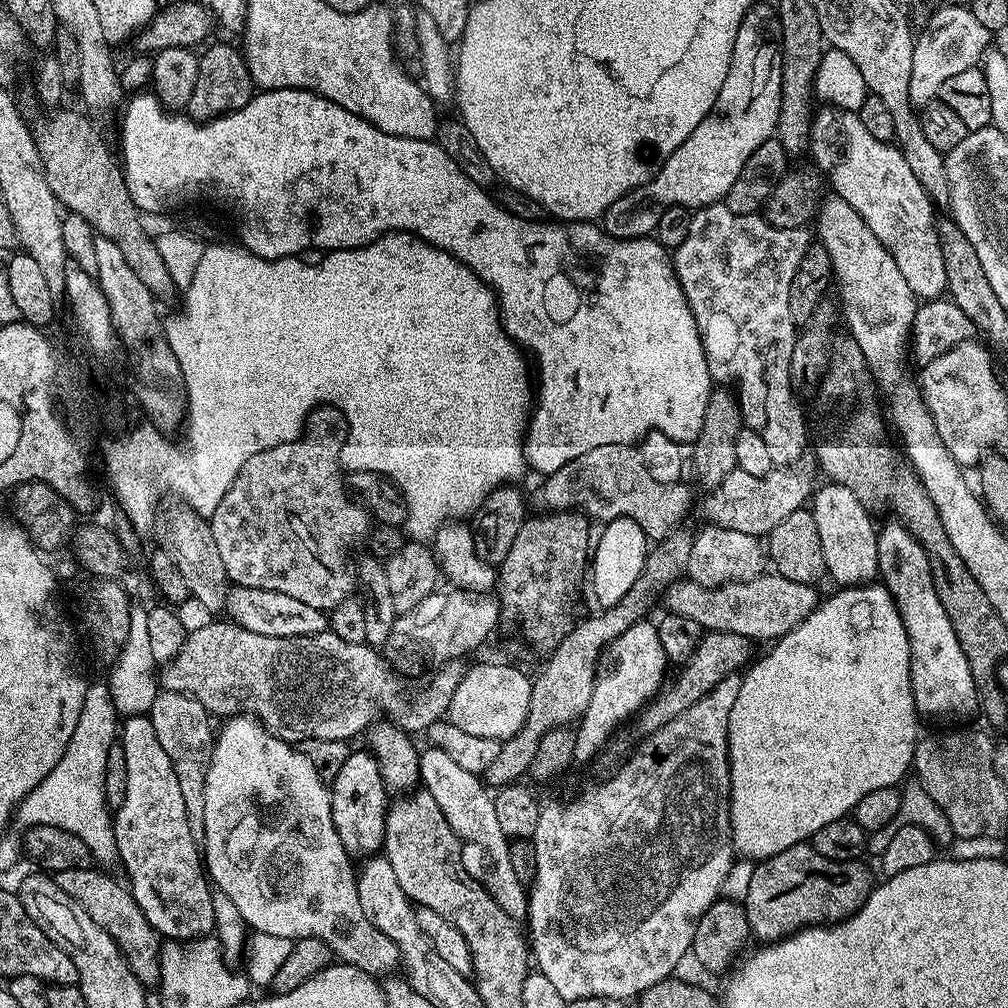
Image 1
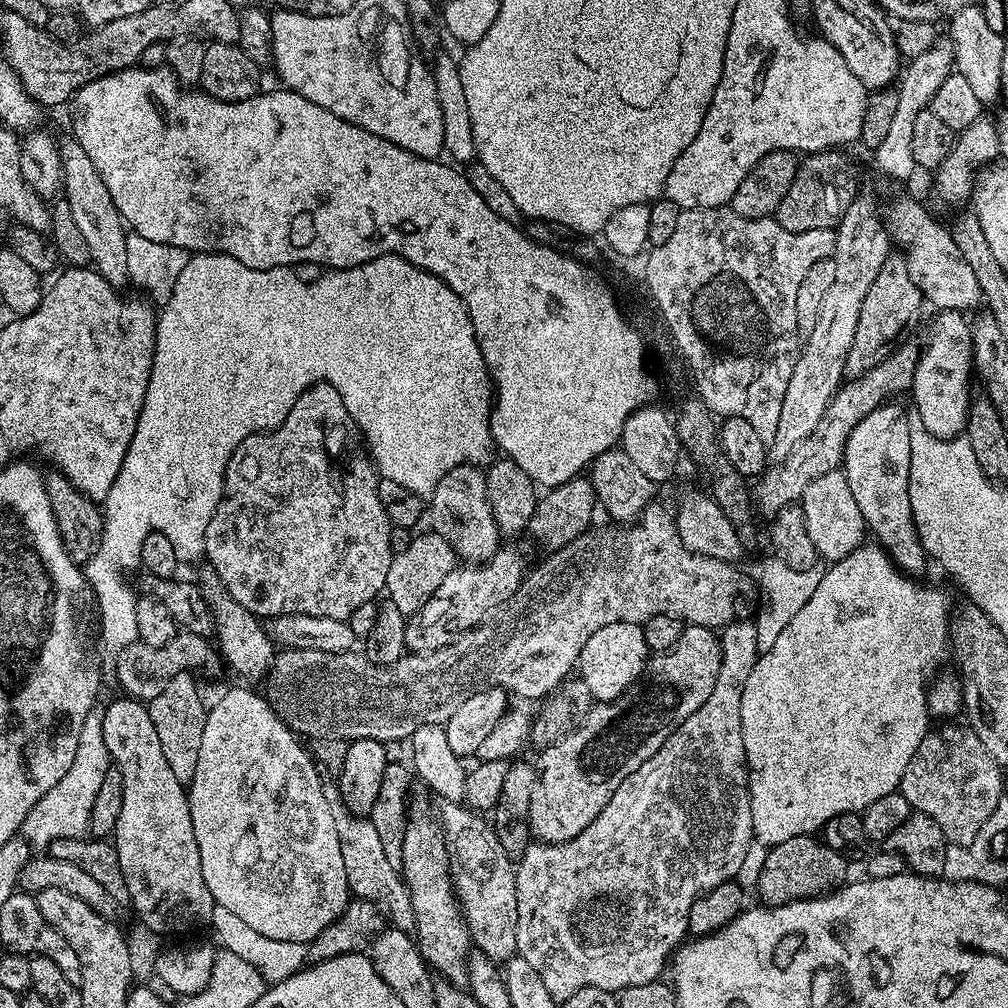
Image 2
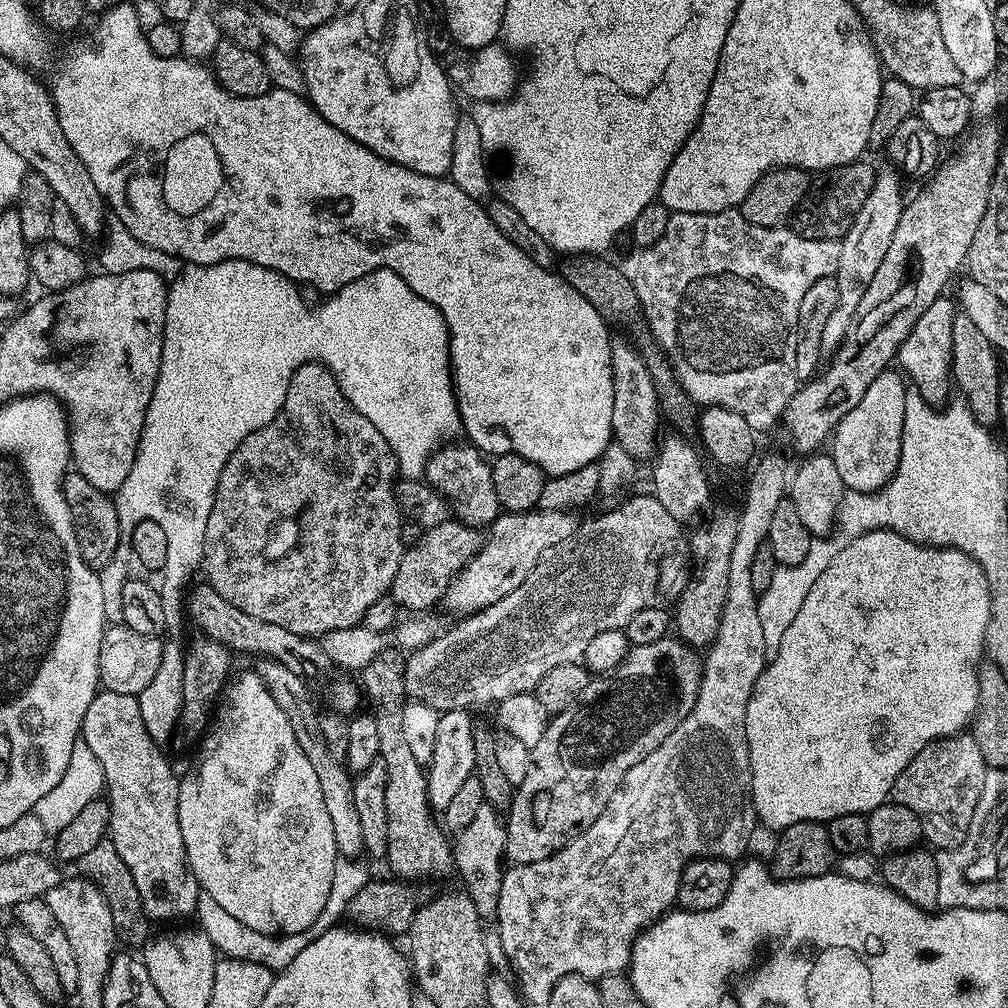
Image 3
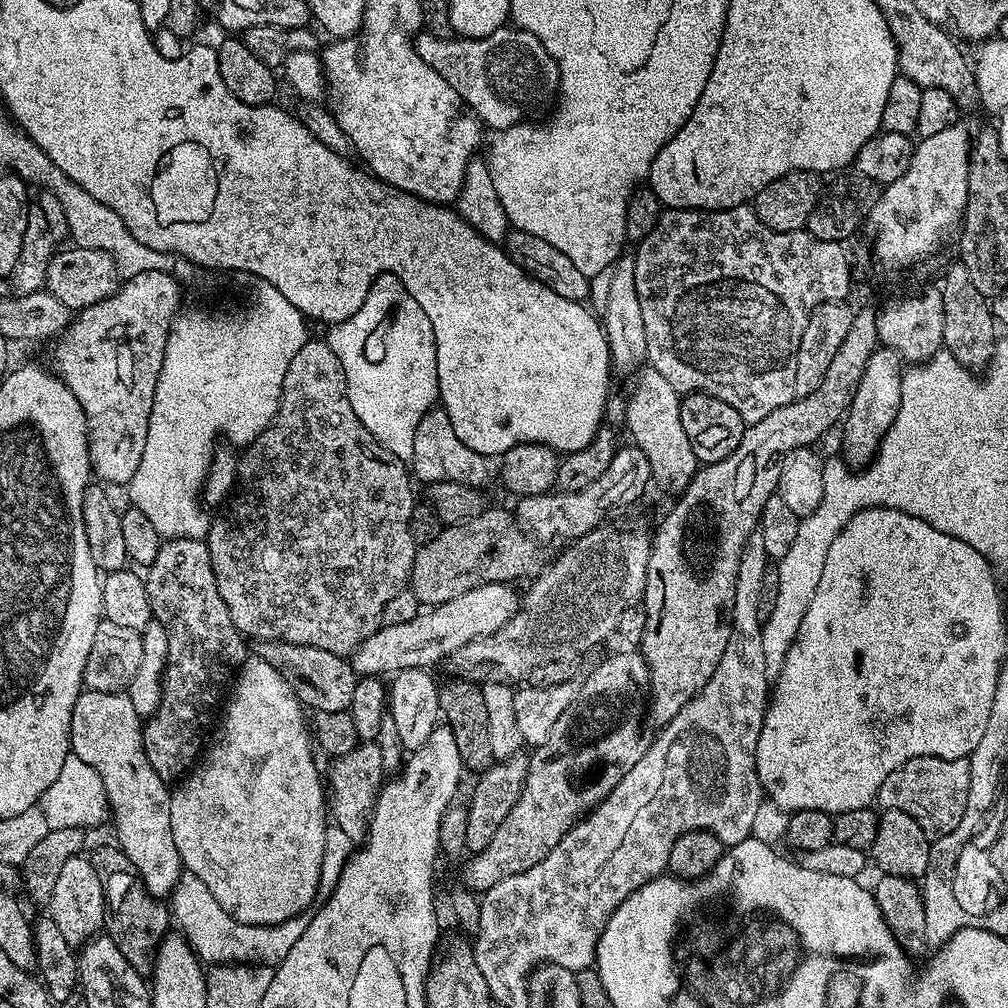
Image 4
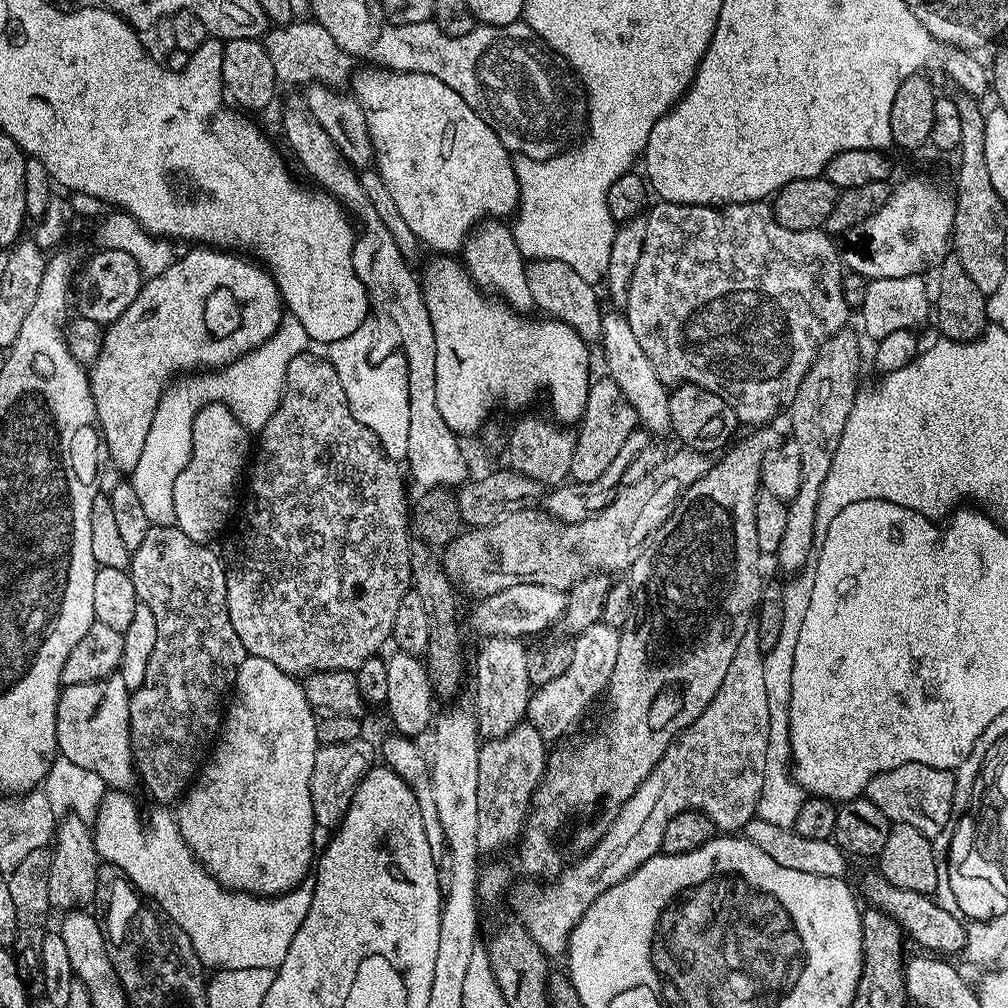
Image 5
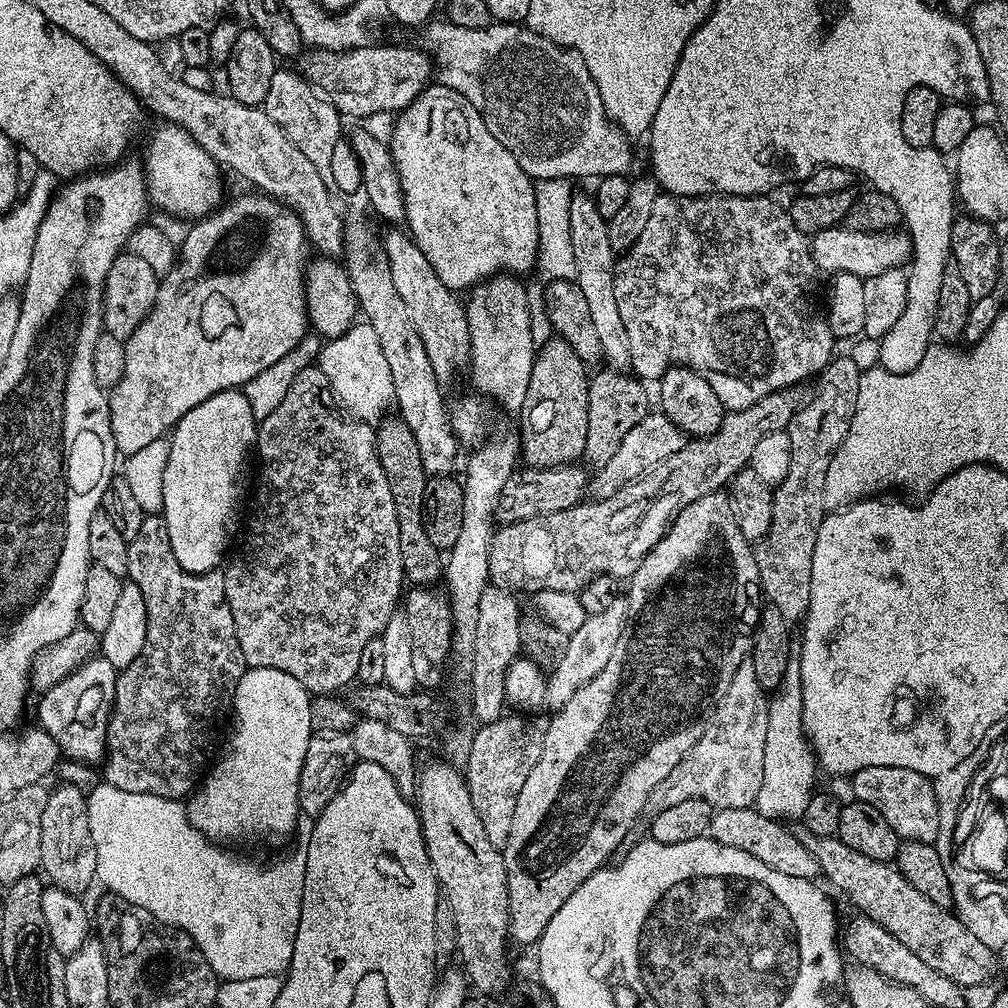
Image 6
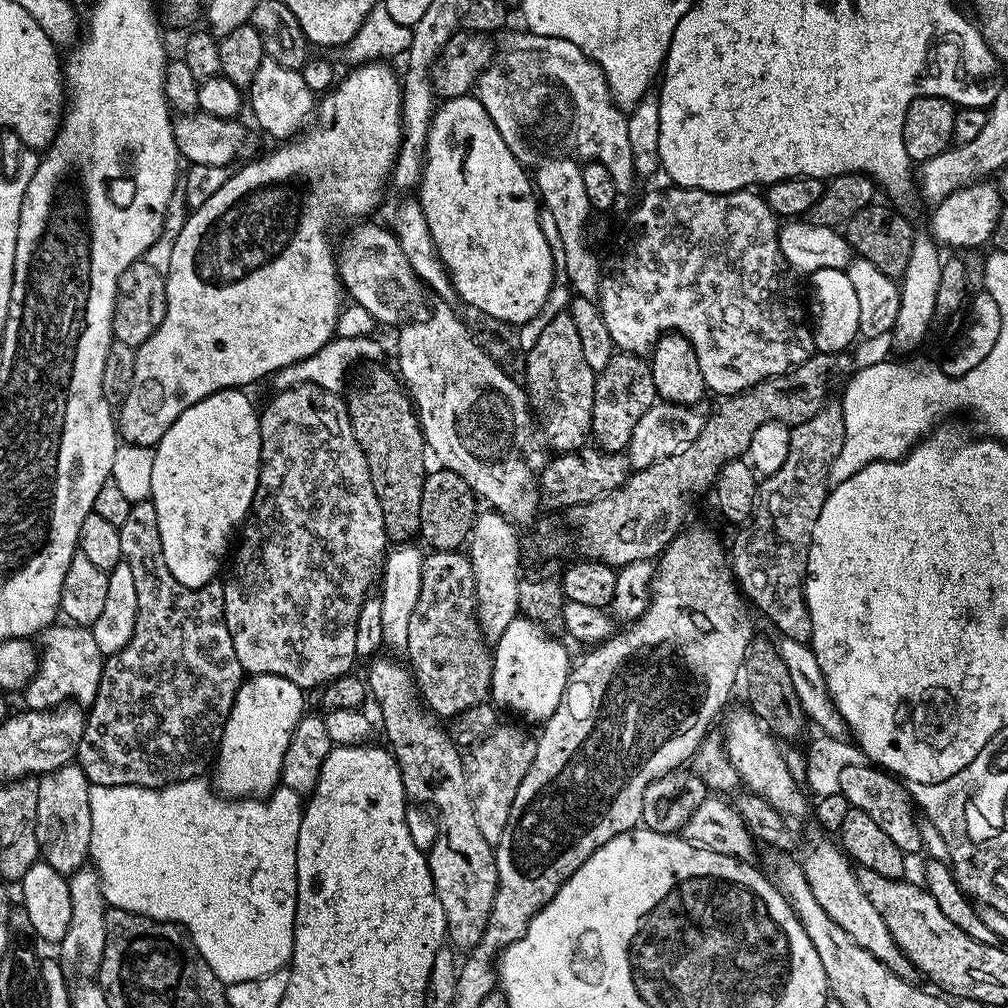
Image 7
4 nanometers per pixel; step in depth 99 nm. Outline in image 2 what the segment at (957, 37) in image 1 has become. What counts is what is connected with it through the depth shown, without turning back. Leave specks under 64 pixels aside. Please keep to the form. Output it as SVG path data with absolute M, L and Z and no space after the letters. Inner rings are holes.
M948 38L937 39L922 54L911 57L903 69L898 80L896 93L898 94L898 110L890 125L886 138L882 138L882 146L874 149L876 164L884 172L889 172L896 180L908 180L912 171L917 171L918 165L914 162L912 143L914 142L914 121L923 108L931 105L934 94L938 94L938 86L946 82L946 78L954 71L954 57L952 55L952 41ZM908 68L908 69L907 69Z

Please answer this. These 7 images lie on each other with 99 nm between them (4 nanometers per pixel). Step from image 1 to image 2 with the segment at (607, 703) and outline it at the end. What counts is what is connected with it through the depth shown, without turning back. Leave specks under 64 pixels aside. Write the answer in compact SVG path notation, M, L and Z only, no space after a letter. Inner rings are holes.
M614 622L602 626L586 640L586 645L582 648L582 654L577 660L577 669L579 677L586 682L586 686L590 687L590 692L595 701L612 701L619 699L626 688L633 683L634 686L641 679L640 674L644 670L647 658L650 658L650 653L646 646L643 625L632 622Z

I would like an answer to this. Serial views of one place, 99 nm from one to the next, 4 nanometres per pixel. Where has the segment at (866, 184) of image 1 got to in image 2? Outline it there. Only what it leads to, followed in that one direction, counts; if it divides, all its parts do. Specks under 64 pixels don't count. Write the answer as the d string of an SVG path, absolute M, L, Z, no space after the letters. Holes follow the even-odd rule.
M894 201L892 209L886 212L886 227L889 237L905 248L902 255L908 262L912 281L920 288L931 307L933 304L936 310L945 312L964 312L968 308L981 307L982 295L978 279L955 246L951 231L947 227L944 229L918 201Z

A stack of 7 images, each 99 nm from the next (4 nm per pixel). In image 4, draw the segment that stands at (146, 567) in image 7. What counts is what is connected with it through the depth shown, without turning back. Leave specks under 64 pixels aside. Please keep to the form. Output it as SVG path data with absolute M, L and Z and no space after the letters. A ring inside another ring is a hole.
M164 540L158 558L147 565L146 583L155 623L166 630L168 665L164 667L164 689L158 710L151 713L143 725L144 749L146 758L150 758L150 766L154 766L159 776L166 782L176 782L197 763L206 737L217 719L218 709L240 671L240 665L249 659L250 648L244 645L245 637L234 626L230 610L226 610L226 602L222 602L222 594L218 594L210 550L204 540Z

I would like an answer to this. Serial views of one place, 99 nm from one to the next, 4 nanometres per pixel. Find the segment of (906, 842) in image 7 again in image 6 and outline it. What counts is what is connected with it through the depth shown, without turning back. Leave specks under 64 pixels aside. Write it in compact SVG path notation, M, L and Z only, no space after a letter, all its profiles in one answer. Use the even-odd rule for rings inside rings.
M866 766L852 773L850 783L851 795L866 802L866 806L874 806L874 810L878 810L878 814L890 822L901 841L917 840L935 844L939 826L938 802L935 786L929 777L918 774L918 770L906 770L902 766Z

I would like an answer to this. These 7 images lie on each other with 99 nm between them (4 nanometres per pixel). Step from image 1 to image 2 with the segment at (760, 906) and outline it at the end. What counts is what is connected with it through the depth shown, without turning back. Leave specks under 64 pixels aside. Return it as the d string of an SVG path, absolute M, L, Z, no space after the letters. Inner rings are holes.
M815 835L795 836L769 847L756 888L765 905L789 904L791 900L806 900L835 892L845 883L844 875L847 874L848 868L849 861L830 850L830 846L826 846L823 839Z

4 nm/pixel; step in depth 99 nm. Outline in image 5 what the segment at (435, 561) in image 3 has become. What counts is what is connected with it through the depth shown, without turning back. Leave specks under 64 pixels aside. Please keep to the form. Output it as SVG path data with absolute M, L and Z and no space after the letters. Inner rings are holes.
M683 446L677 449L677 452L669 451L664 460L658 462L658 466L650 470L650 474L646 474L646 478L633 484L625 484L614 498L614 502L610 502L610 506L598 510L598 514L577 524L555 520L539 507L534 507L506 514L490 526L461 531L460 535L455 536L448 547L443 549L444 573L459 589L465 588L474 598L483 598L490 594L498 594L498 590L507 590L509 586L519 584L541 584L567 592L585 576L613 574L612 572L620 571L623 573L631 569L640 549L652 537L654 530L658 530L662 522L666 522L676 501L691 484L705 476L710 467L709 457L705 453L695 452L692 448Z

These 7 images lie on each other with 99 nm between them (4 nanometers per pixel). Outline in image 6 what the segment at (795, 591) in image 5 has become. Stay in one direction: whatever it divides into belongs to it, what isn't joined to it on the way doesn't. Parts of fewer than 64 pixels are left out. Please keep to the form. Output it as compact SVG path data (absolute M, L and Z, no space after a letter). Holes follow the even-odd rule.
M792 658L786 666L784 680L768 697L766 714L766 755L762 758L762 790L755 802L757 812L779 822L799 821L812 793L817 791L818 765L812 746L802 726L802 682L800 661Z

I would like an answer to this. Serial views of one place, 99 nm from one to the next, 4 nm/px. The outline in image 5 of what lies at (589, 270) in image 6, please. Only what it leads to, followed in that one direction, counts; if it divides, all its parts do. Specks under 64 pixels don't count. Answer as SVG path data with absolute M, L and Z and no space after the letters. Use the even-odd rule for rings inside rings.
M605 311L602 315L602 334L599 343L604 344L604 364L606 374L618 386L622 386L622 394L634 406L636 419L647 431L653 434L668 432L671 429L670 406L668 405L669 389L660 381L656 373L656 367L646 358L646 353L642 351L642 346L638 338L634 338L634 330L630 330L630 322L623 311Z

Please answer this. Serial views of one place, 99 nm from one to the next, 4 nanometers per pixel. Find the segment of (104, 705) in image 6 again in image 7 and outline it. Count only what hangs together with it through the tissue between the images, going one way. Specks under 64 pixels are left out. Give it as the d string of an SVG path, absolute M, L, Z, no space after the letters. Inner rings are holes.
M71 622L60 623L53 623L38 636L42 649L38 656L38 667L32 681L22 692L22 697L28 703L25 705L34 712L47 712L71 700L80 706L91 706L98 694L98 682L106 657L98 650L91 627L77 626Z

